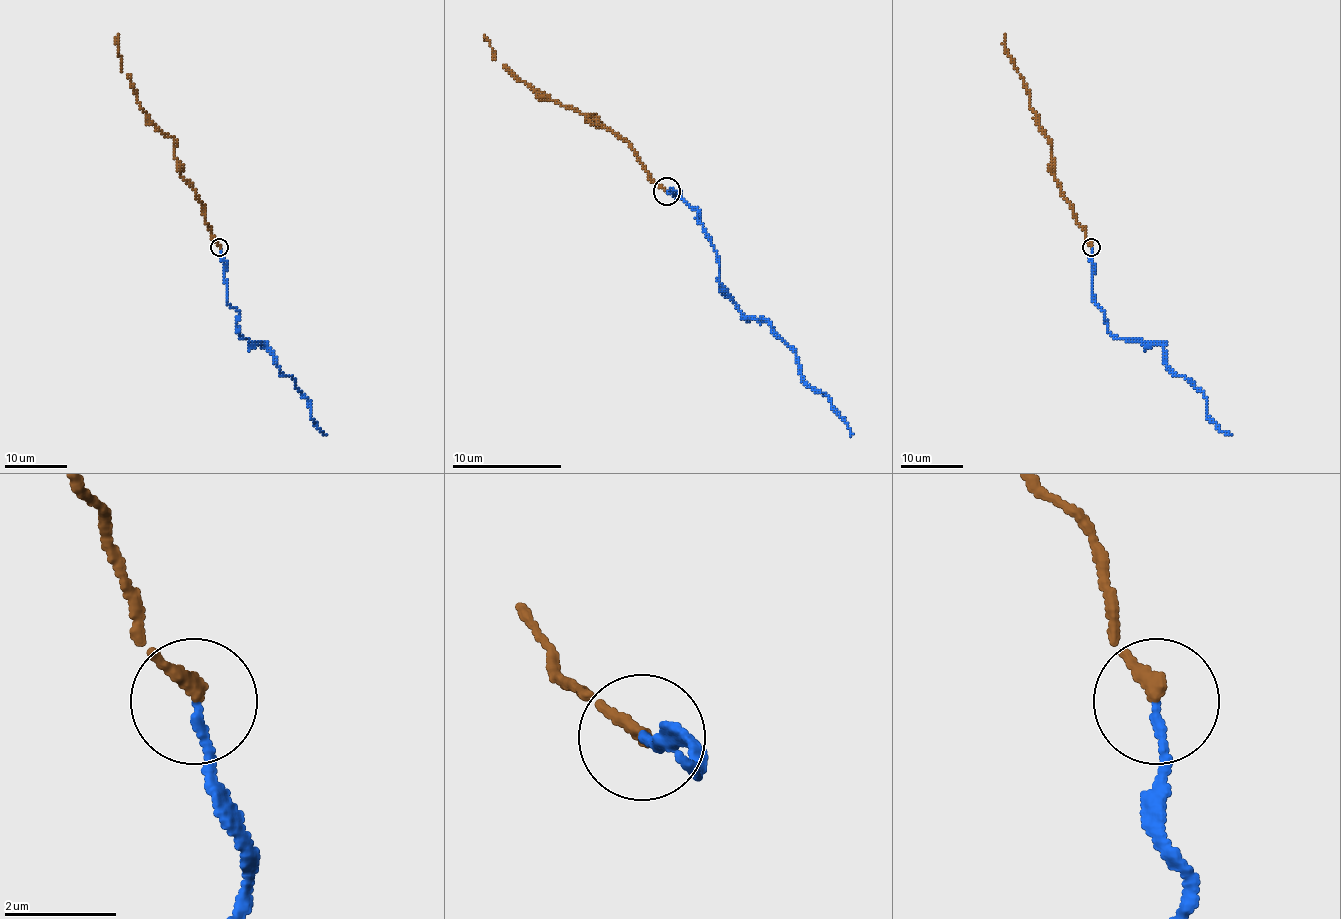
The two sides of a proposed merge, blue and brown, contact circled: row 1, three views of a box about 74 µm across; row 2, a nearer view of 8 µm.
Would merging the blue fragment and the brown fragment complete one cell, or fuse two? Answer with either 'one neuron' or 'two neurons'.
two neurons

